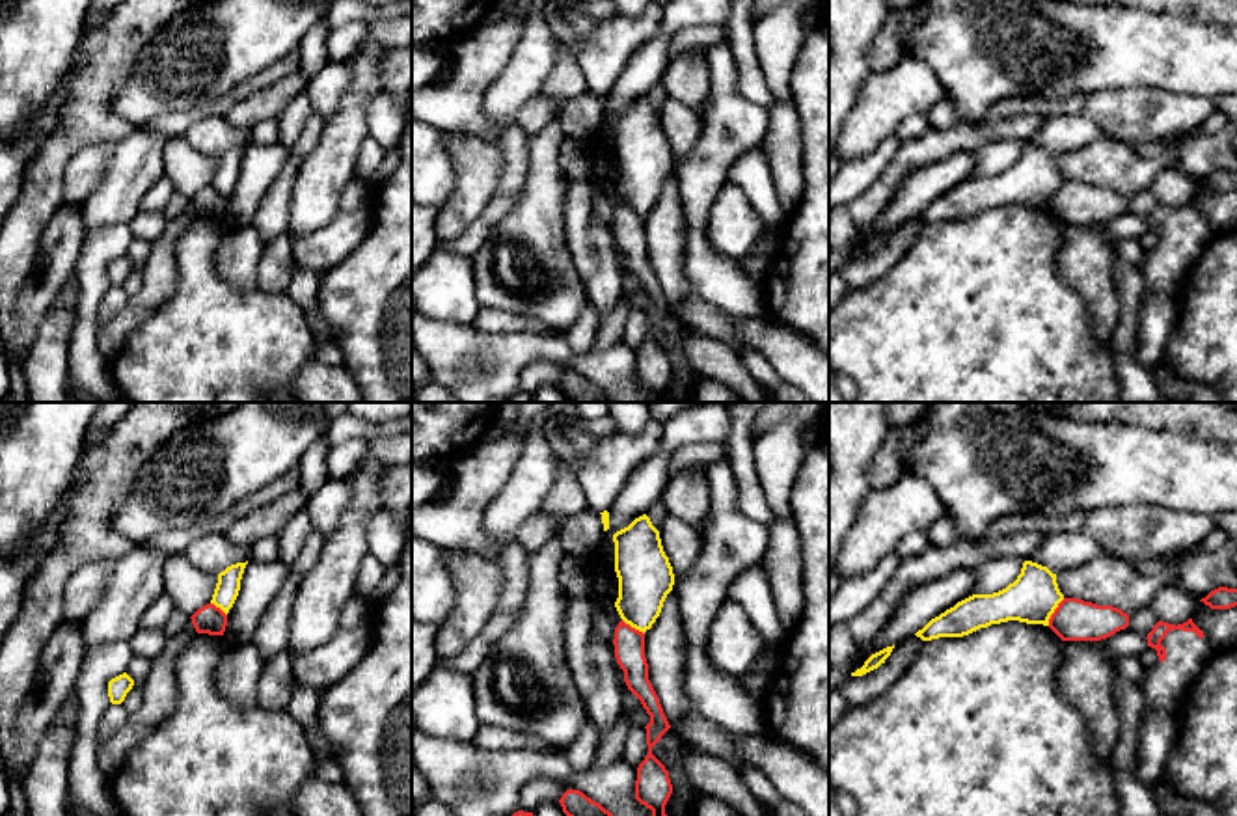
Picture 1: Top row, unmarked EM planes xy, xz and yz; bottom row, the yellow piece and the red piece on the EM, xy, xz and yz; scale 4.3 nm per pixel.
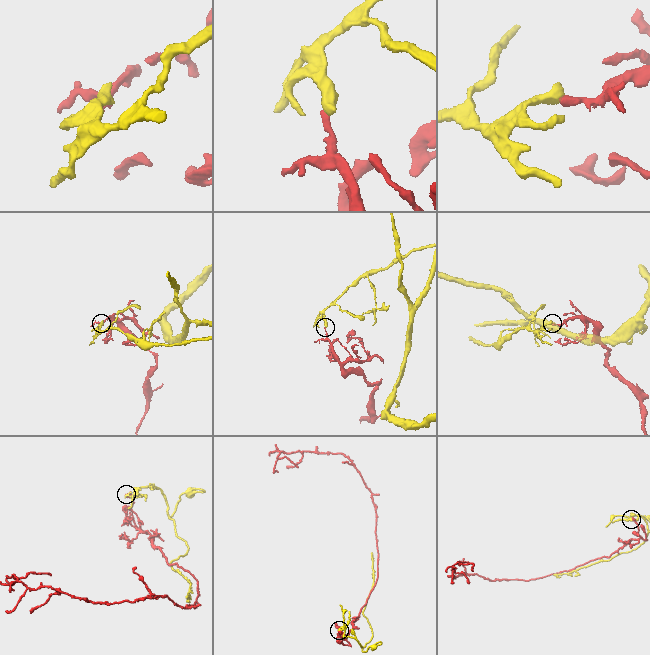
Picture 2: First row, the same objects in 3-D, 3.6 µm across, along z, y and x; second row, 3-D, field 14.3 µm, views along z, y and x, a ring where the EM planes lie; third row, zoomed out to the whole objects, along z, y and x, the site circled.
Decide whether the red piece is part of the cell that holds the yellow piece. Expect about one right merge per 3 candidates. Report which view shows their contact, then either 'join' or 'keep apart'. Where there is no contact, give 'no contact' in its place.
meets yellow in yz; keep apart

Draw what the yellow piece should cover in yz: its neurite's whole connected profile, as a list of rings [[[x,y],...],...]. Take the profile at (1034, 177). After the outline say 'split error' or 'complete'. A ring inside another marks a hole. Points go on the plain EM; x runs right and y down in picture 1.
[[[1025,143],[1021,156],[1006,171],[993,177],[972,177],[958,184],[915,218],[922,224],[963,220],[1008,203],[1049,209],[1049,201],[1062,183],[1056,156],[1047,149]]]; complete

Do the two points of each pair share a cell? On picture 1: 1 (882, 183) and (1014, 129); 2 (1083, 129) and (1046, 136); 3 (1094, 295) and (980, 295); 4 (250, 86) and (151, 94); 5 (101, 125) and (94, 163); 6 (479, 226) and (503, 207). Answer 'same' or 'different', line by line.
1: same
2: same
3: different
4: different
5: different
6: same

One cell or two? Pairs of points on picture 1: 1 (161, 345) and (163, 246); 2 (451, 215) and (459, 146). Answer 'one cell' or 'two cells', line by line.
1: two cells
2: one cell

